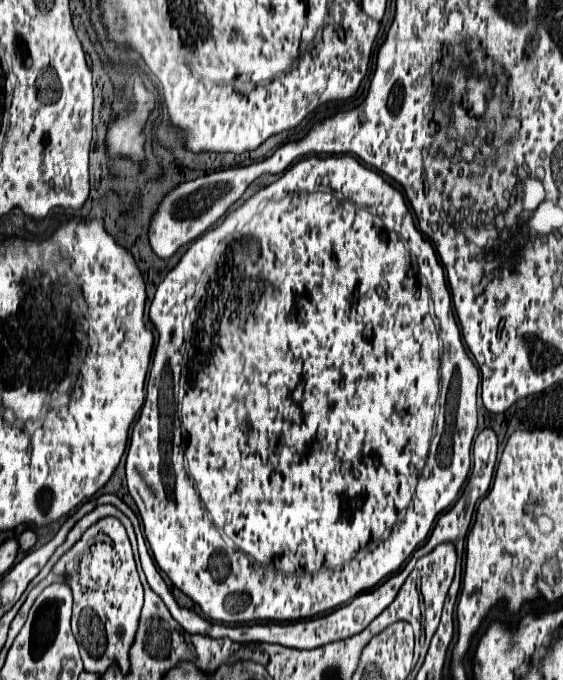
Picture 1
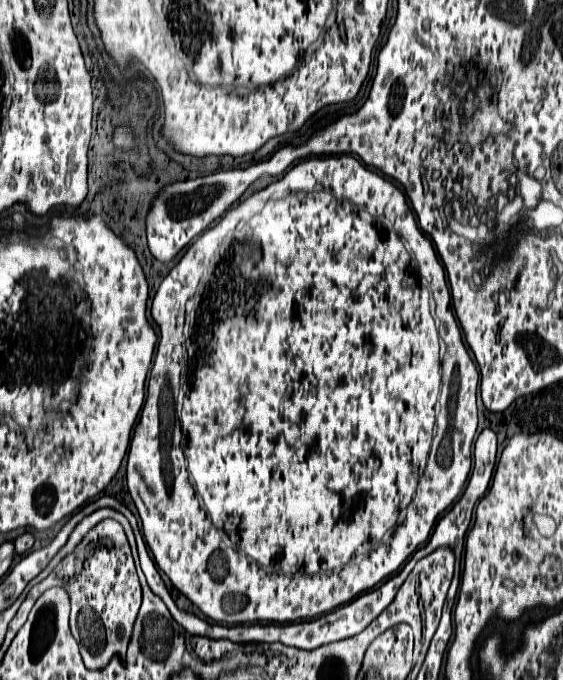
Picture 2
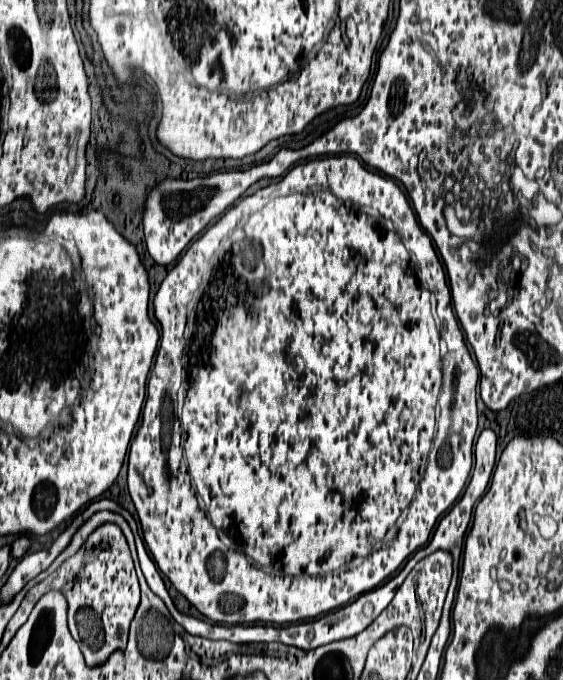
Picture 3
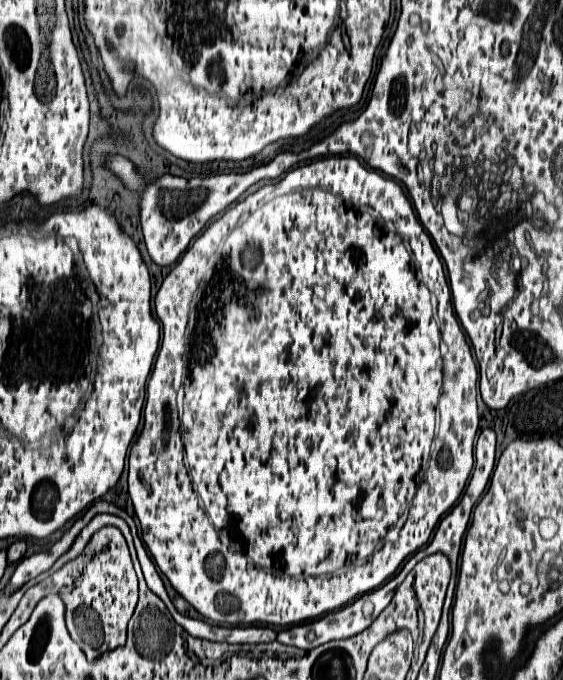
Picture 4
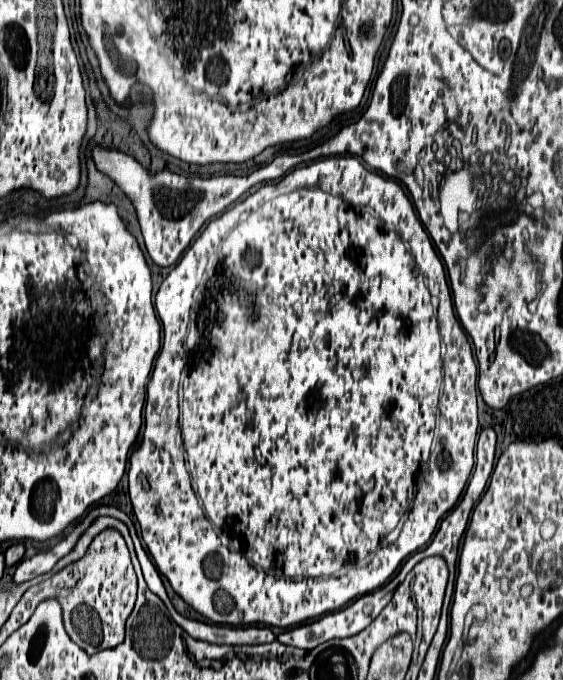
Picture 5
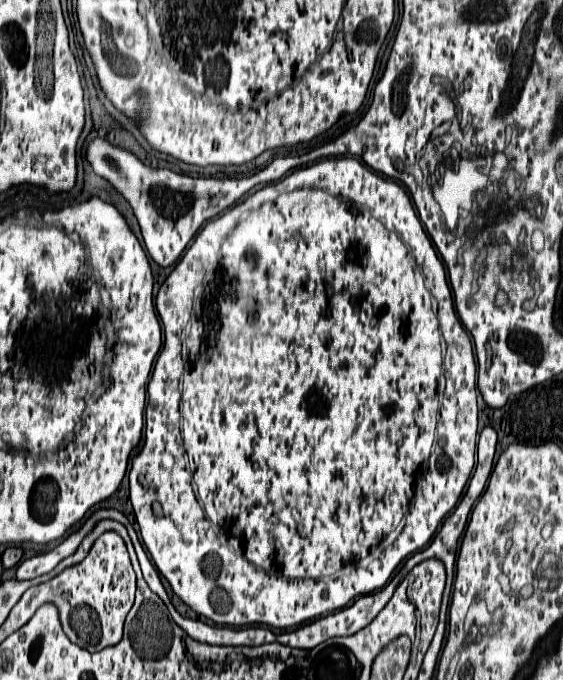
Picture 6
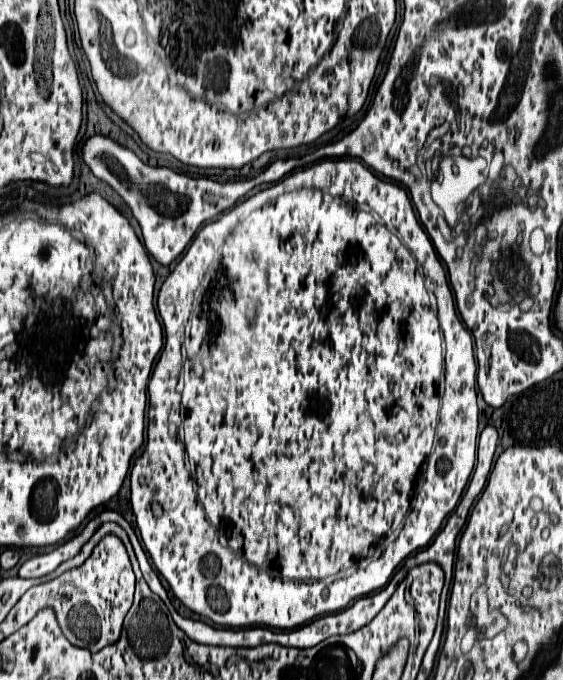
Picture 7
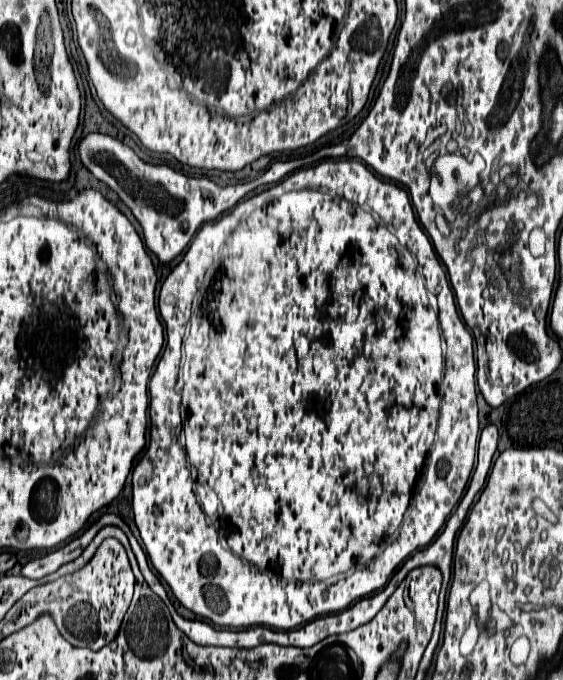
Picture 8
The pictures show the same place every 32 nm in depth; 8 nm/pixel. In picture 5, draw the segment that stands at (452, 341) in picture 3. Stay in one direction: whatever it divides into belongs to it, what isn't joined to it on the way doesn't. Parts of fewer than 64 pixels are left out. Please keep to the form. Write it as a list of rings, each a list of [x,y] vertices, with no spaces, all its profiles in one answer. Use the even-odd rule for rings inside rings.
[[[330,156],[326,160],[318,160],[310,166],[295,168],[290,174],[286,174],[278,184],[262,186],[256,194],[252,194],[246,200],[239,201],[230,207],[232,208],[226,210],[220,218],[216,218],[207,224],[186,250],[182,260],[176,264],[176,268],[166,276],[166,280],[162,282],[162,286],[156,294],[154,308],[156,308],[156,314],[162,322],[164,340],[162,340],[162,348],[160,348],[160,354],[158,354],[154,370],[152,370],[152,378],[148,382],[146,406],[144,406],[144,434],[142,434],[142,440],[140,440],[142,444],[138,442],[136,450],[130,456],[130,472],[128,472],[130,500],[132,500],[132,506],[134,506],[134,514],[140,522],[140,528],[142,528],[142,540],[146,542],[146,546],[148,546],[152,558],[154,558],[156,568],[168,578],[174,592],[180,594],[196,612],[200,612],[202,616],[206,616],[208,620],[212,620],[216,624],[230,624],[230,626],[266,624],[266,626],[276,626],[276,628],[290,628],[290,626],[302,624],[306,620],[314,620],[322,614],[340,610],[348,602],[352,602],[354,598],[364,596],[368,592],[374,592],[376,588],[380,588],[382,584],[388,582],[388,578],[396,572],[396,568],[400,566],[400,562],[406,556],[418,552],[420,548],[424,548],[428,544],[428,540],[434,534],[436,526],[440,524],[442,516],[448,510],[452,510],[454,504],[458,502],[458,498],[462,496],[464,486],[466,486],[468,476],[470,476],[472,466],[474,466],[474,446],[476,446],[476,436],[478,436],[478,368],[471,342],[468,342],[468,338],[466,338],[466,334],[464,334],[456,316],[453,301],[450,298],[450,287],[446,274],[444,274],[444,266],[442,266],[436,250],[432,248],[432,240],[426,234],[422,222],[418,220],[412,202],[408,200],[408,196],[404,194],[404,190],[398,182],[366,170],[360,164],[360,160],[354,158],[354,156]],[[203,282],[202,286],[198,286]],[[432,290],[434,292],[440,290],[438,297],[432,295]],[[192,292],[194,292],[193,298]],[[438,298],[440,298],[440,302]],[[439,305],[440,308],[438,308]],[[437,310],[440,314],[438,316],[440,322],[438,322]],[[446,348],[448,348],[448,352]],[[445,353],[446,356],[444,356]],[[390,386],[392,386],[392,392],[390,392]],[[390,398],[392,398],[392,406],[390,406]],[[440,446],[442,446],[442,450],[440,450]],[[188,468],[190,468],[190,474],[188,474]],[[216,470],[218,470],[218,484],[216,484],[216,480],[212,482],[212,474],[216,474]],[[172,480],[176,480],[176,484],[172,484]],[[404,512],[408,512],[408,518],[406,518],[406,522],[400,530],[398,540],[390,542],[390,544],[384,542],[384,538],[398,526]]]

